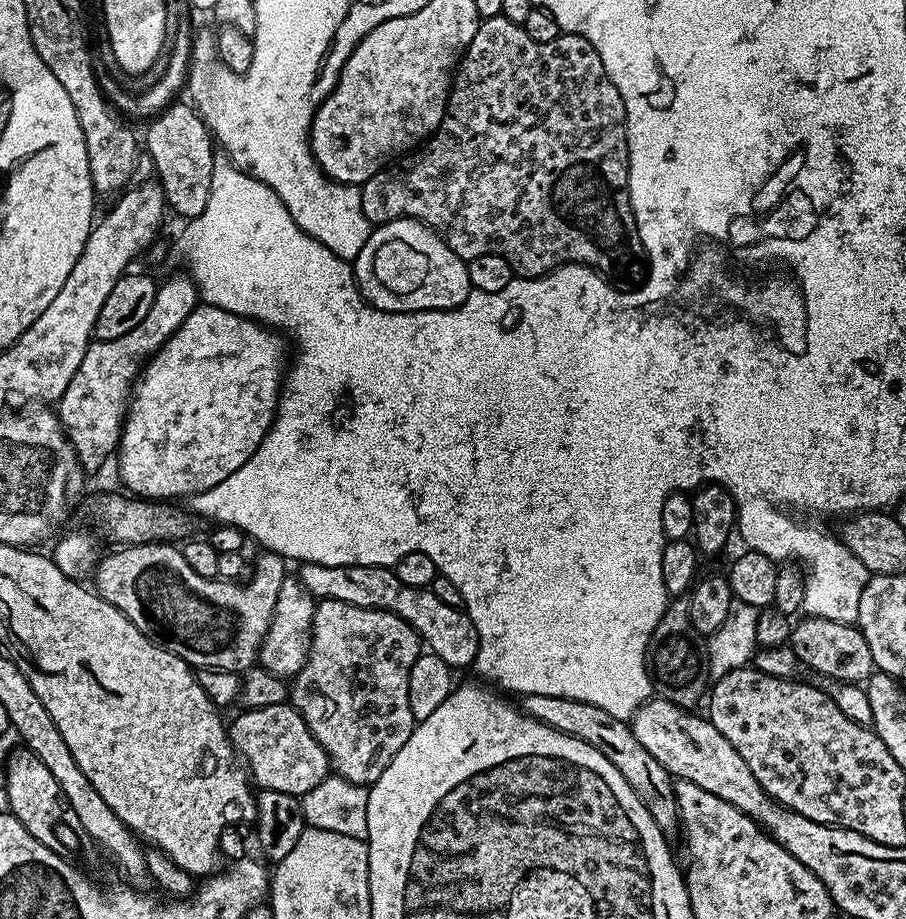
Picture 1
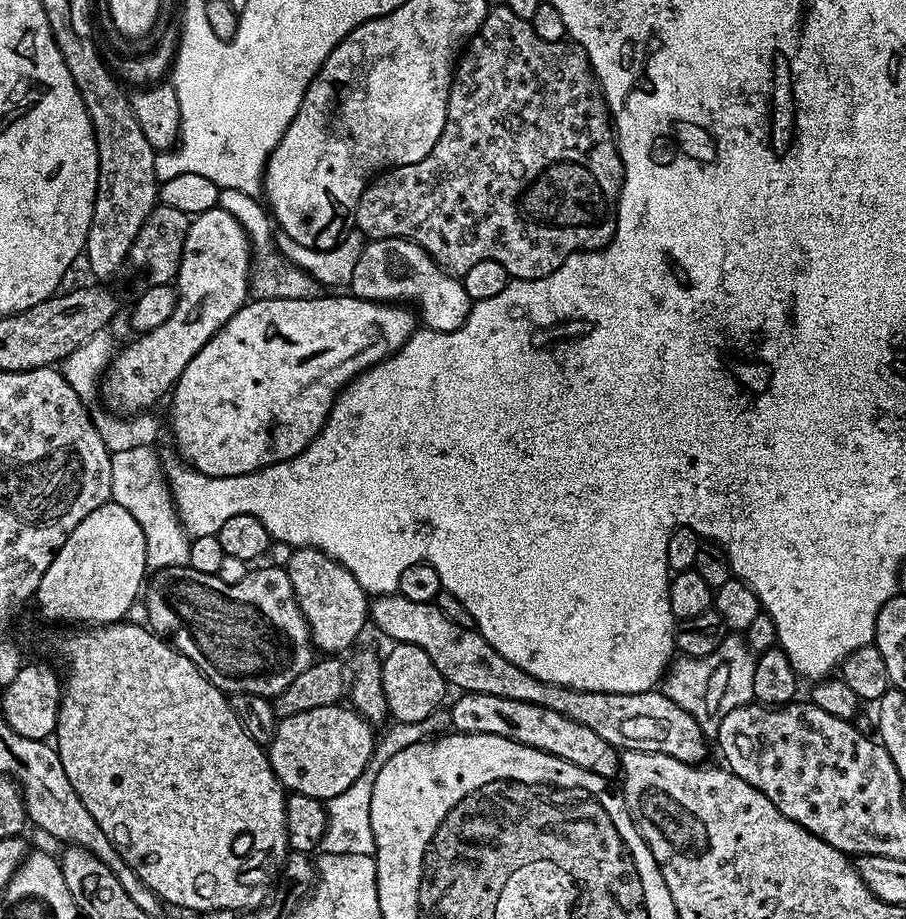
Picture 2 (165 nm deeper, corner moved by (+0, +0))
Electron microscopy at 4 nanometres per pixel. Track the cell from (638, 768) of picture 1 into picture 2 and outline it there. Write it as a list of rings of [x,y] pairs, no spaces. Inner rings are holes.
[[[466,692],[457,697],[450,704],[452,728],[457,732],[498,734],[502,738],[510,738],[519,744],[542,750],[546,754],[554,754],[566,762],[574,762],[574,766],[582,766],[582,770],[590,770],[599,776],[612,778],[620,772],[621,753],[618,749],[606,742],[606,738],[594,734],[590,726],[582,726],[566,718],[566,714],[558,714],[558,710],[548,710],[546,706],[481,692]]]

